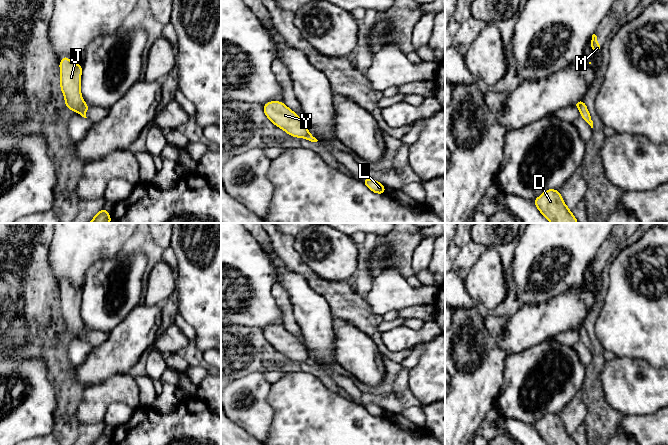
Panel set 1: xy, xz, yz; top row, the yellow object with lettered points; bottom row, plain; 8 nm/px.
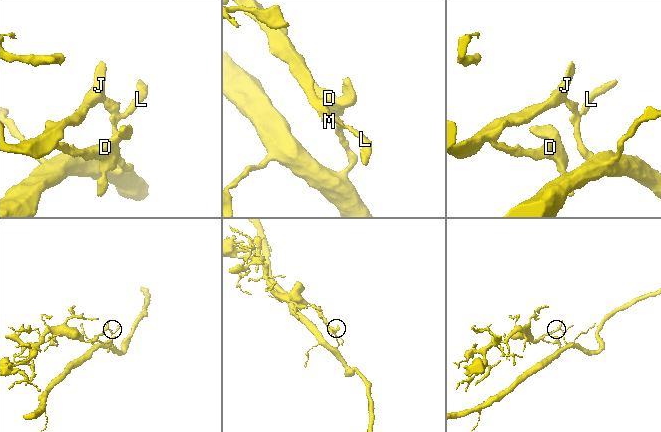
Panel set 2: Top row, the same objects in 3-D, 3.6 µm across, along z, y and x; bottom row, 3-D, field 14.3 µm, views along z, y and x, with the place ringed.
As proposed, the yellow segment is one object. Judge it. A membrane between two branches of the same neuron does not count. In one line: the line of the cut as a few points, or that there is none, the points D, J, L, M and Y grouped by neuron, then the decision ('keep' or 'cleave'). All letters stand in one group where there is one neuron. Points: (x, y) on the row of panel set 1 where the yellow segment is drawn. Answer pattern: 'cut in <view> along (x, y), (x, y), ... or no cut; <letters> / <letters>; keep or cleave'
cut in xy along (84, 102), (77, 112); D J M Y / L; cleave

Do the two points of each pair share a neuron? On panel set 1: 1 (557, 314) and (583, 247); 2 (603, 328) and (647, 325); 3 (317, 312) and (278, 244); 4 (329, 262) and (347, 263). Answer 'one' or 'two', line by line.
1: two
2: one
3: two
4: one

